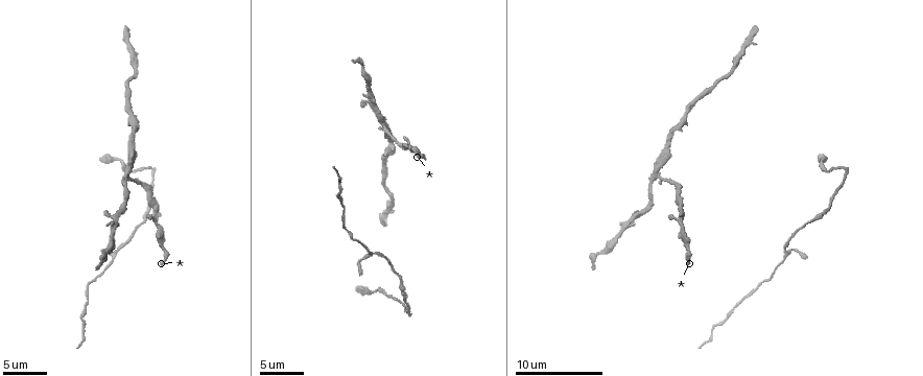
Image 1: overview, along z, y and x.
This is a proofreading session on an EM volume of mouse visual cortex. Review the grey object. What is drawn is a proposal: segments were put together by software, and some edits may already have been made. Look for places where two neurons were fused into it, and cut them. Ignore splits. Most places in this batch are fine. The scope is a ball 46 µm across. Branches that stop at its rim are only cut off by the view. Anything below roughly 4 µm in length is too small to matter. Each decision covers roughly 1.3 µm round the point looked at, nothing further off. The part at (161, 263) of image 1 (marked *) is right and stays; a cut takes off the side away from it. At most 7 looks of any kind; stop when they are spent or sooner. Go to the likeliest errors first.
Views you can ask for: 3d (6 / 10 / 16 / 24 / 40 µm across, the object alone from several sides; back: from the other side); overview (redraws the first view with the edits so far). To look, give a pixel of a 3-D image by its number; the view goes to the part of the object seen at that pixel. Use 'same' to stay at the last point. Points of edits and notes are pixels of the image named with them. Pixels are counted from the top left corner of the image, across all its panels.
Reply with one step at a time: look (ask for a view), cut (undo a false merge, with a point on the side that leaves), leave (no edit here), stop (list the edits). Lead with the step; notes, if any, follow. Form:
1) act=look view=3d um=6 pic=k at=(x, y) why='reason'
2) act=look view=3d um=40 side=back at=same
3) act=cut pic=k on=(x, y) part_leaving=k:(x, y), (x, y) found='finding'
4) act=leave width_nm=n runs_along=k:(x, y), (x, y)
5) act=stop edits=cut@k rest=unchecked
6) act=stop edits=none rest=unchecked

act=look view=3d um=16 pic=1 at=(655, 173) why='branch point'

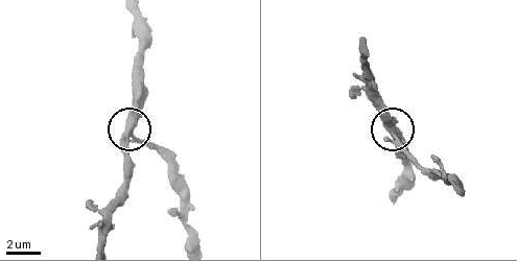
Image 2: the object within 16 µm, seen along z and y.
act=leave arms=3 runs_along=2:(197, 242), (186, 217), (185, 180), (128, 132), (126, 186) found='one neuron here'

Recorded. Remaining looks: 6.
act=look view=3d um=6 pic=1 at=(121, 161)

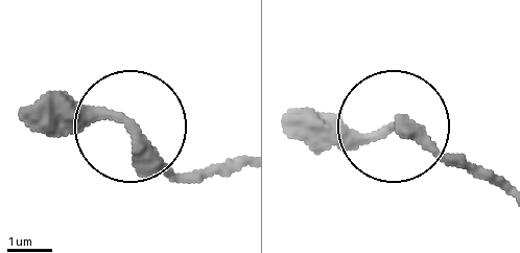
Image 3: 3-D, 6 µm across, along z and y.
act=leave runs_along=3:(242, 167), (174, 167), (96, 111), (21, 111) found='all the same neuron'

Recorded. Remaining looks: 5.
act=look view=3d um=10 pic=1 at=(739, 302)

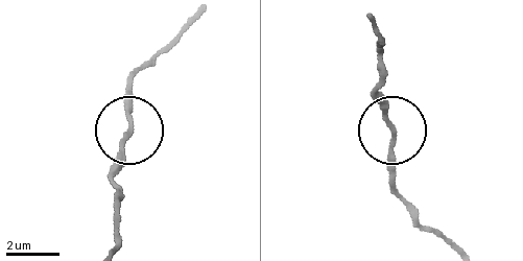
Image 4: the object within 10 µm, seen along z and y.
act=look view=3d um=6 pic=4 at=(130, 133) why='closer look'

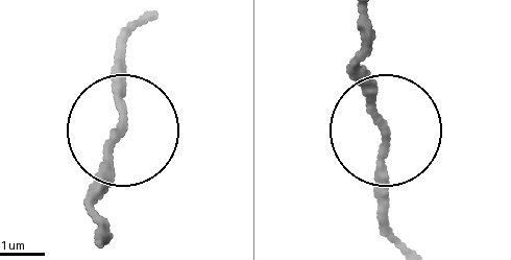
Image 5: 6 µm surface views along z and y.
act=leave found='all the same neuron'

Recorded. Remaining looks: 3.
act=look view=3d um=16 pic=1 at=(668, 135) why='thin neck'

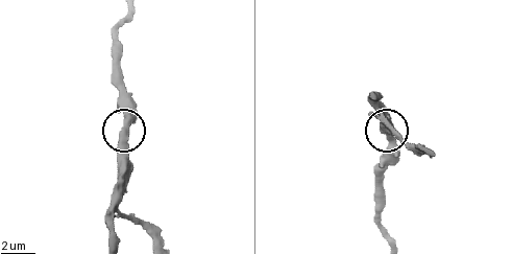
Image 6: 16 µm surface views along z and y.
act=leave width_nm=380 found='all the same neuron'

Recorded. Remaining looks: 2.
act=stop edits=none rest=unchecked

